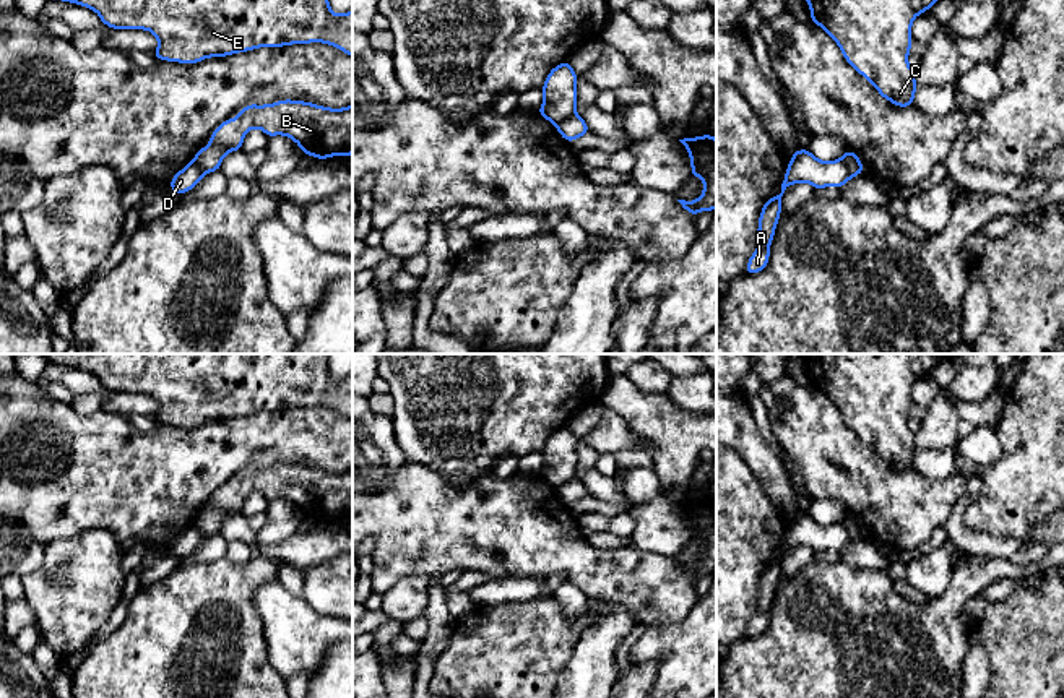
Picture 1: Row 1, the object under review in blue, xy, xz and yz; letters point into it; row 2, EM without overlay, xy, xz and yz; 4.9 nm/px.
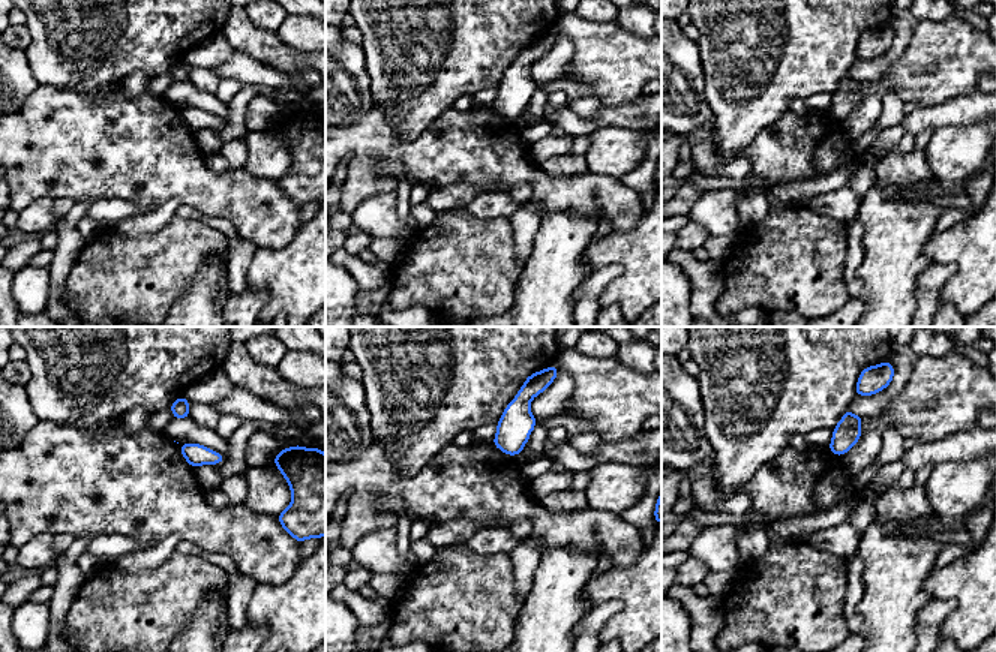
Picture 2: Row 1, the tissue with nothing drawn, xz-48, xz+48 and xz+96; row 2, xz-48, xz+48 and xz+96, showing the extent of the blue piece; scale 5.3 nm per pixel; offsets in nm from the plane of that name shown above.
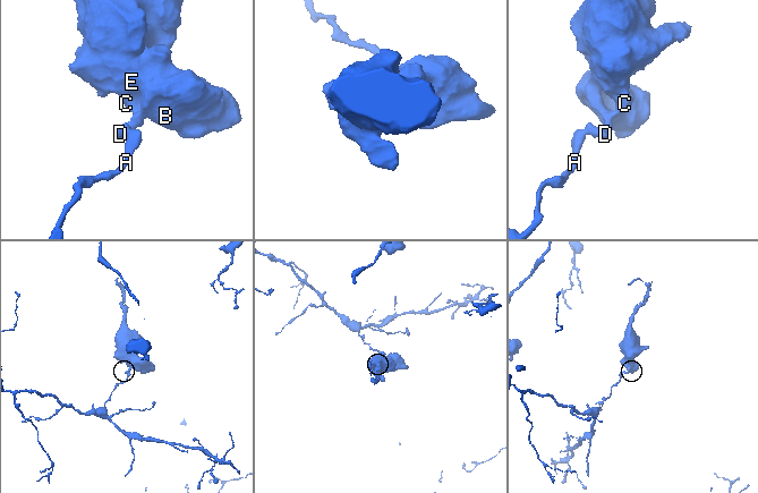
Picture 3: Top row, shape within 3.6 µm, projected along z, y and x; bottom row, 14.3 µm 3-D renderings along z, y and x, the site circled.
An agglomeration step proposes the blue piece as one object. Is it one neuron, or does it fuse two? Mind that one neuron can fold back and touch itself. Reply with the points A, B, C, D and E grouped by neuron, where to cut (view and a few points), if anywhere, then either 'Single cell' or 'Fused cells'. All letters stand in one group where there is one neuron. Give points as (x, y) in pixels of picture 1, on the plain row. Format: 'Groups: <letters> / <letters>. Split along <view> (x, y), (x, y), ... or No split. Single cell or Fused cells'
Groups: A D / B C E. Split along xz (574, 476), (556, 491). Fused cells

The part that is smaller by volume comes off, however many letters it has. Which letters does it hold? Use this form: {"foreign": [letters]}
{"foreign": ["B", "C", "E"]}

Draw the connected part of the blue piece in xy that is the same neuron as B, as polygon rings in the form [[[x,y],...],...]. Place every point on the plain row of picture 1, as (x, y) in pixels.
[[[284,463],[273,467],[249,467],[239,474],[237,482],[226,482],[208,502],[210,508],[200,511],[193,524],[205,537],[221,532],[223,521],[231,515],[242,515],[249,493],[260,492],[268,502],[284,498],[301,510],[302,518],[327,524],[330,519],[353,518],[353,467],[331,472],[304,464]]]

